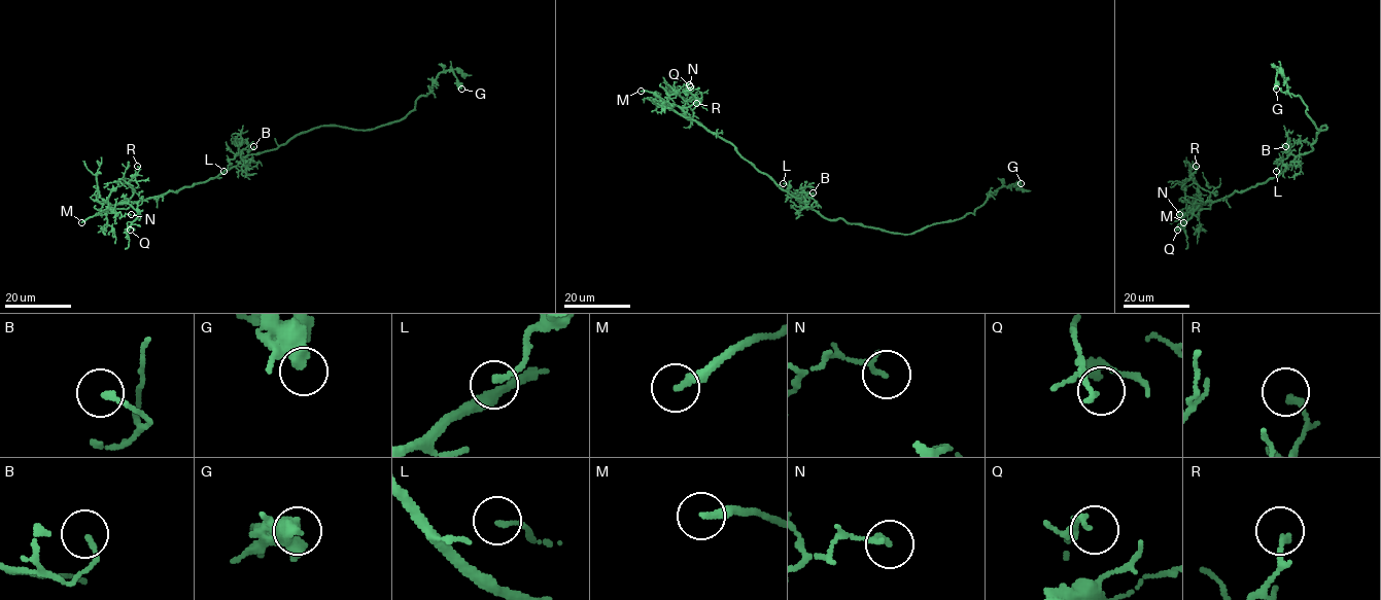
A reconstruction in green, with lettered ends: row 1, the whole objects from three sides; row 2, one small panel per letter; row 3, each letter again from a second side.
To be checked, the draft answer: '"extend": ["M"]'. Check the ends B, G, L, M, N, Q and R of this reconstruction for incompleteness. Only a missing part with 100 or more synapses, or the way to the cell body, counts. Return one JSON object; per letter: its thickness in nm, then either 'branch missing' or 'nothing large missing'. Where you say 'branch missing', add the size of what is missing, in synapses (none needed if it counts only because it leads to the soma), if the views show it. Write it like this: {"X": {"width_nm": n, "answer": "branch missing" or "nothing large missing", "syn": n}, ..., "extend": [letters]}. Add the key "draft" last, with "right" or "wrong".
{"B": {"width_nm": 160, "answer": "nothing large missing"}, "G": {"width_nm": 320, "answer": "nothing large missing"}, "L": {"width_nm": 140, "answer": "nothing large missing"}, "M": {"width_nm": 240, "answer": "branch missing"}, "N": {"width_nm": 170, "answer": "nothing large missing"}, "Q": {"width_nm": 160, "answer": "nothing large missing"}, "R": {"width_nm": 200, "answer": "nothing large missing"}, "extend": ["M"], "draft": "right"}

